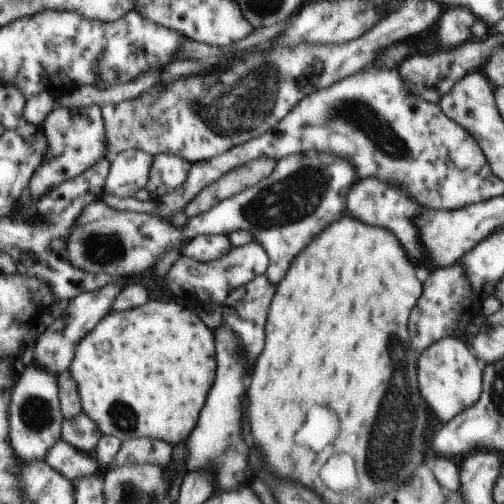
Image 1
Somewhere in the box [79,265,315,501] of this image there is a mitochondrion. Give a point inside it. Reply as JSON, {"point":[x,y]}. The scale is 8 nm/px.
{"point":[122,416]}

